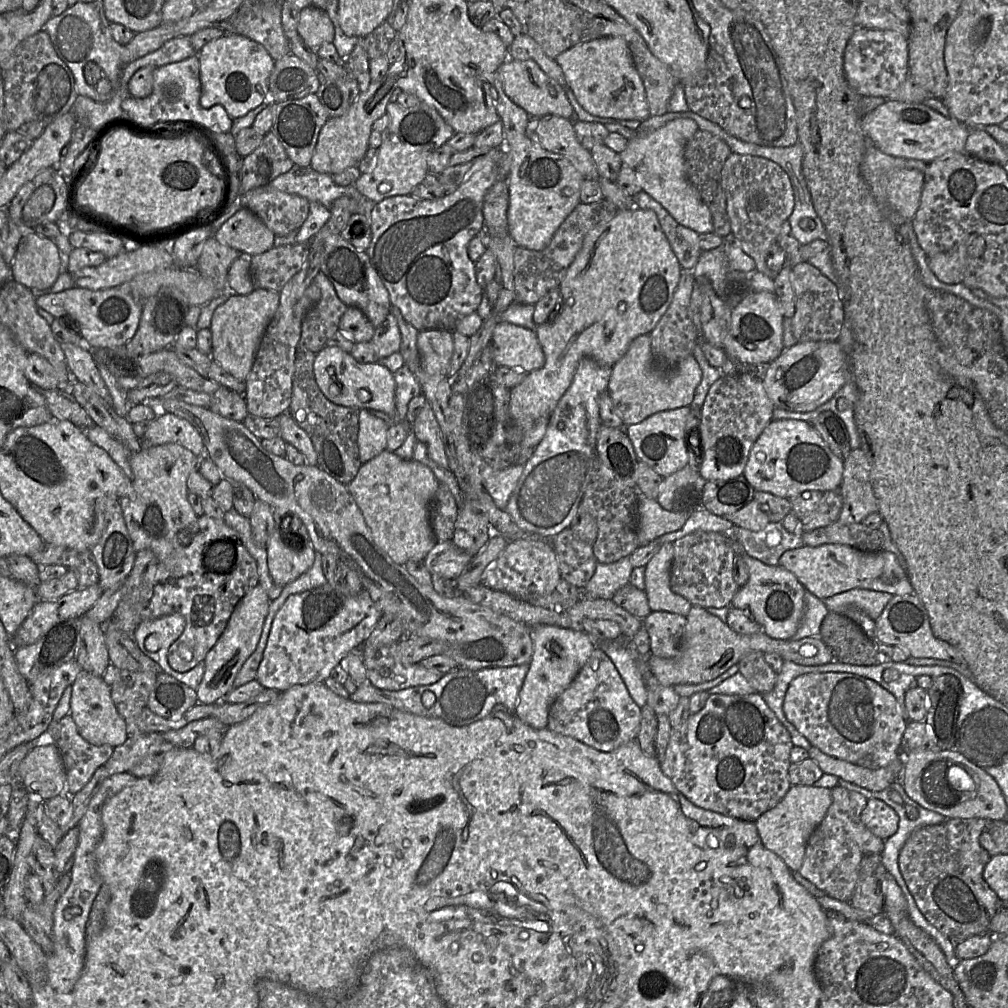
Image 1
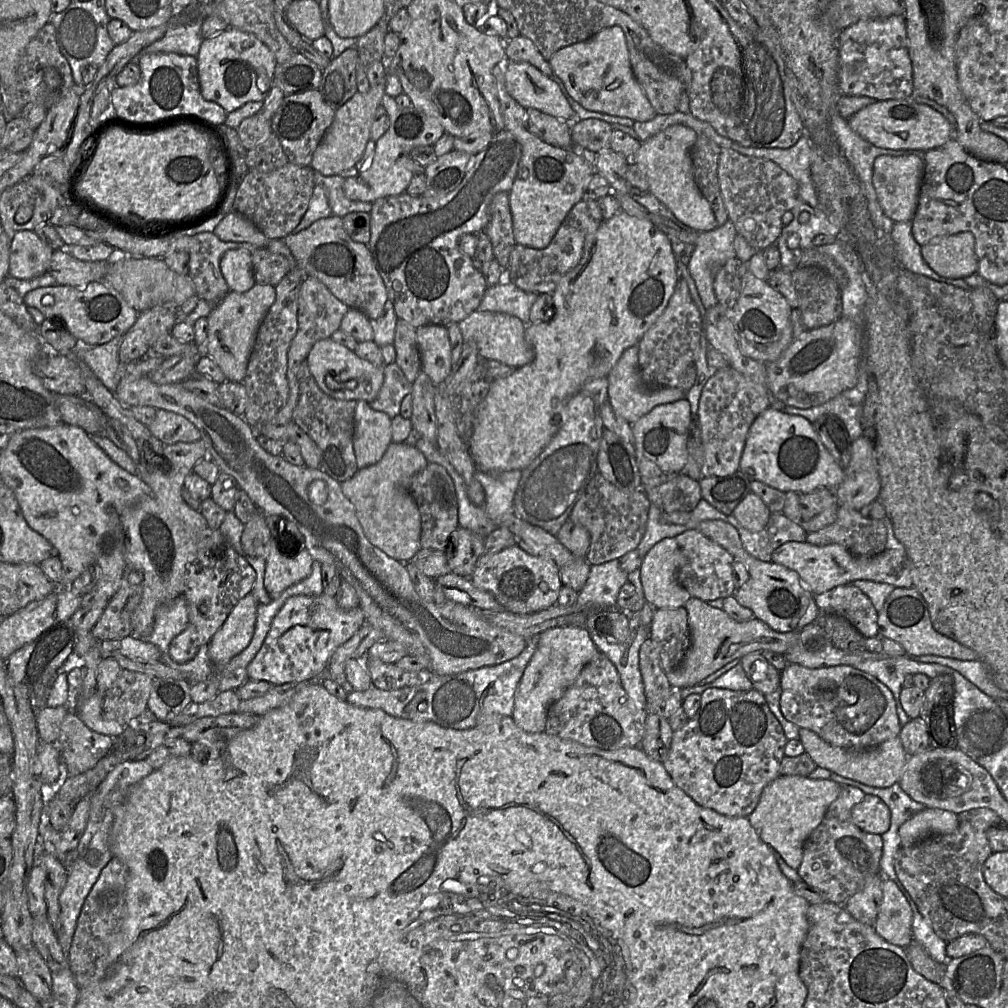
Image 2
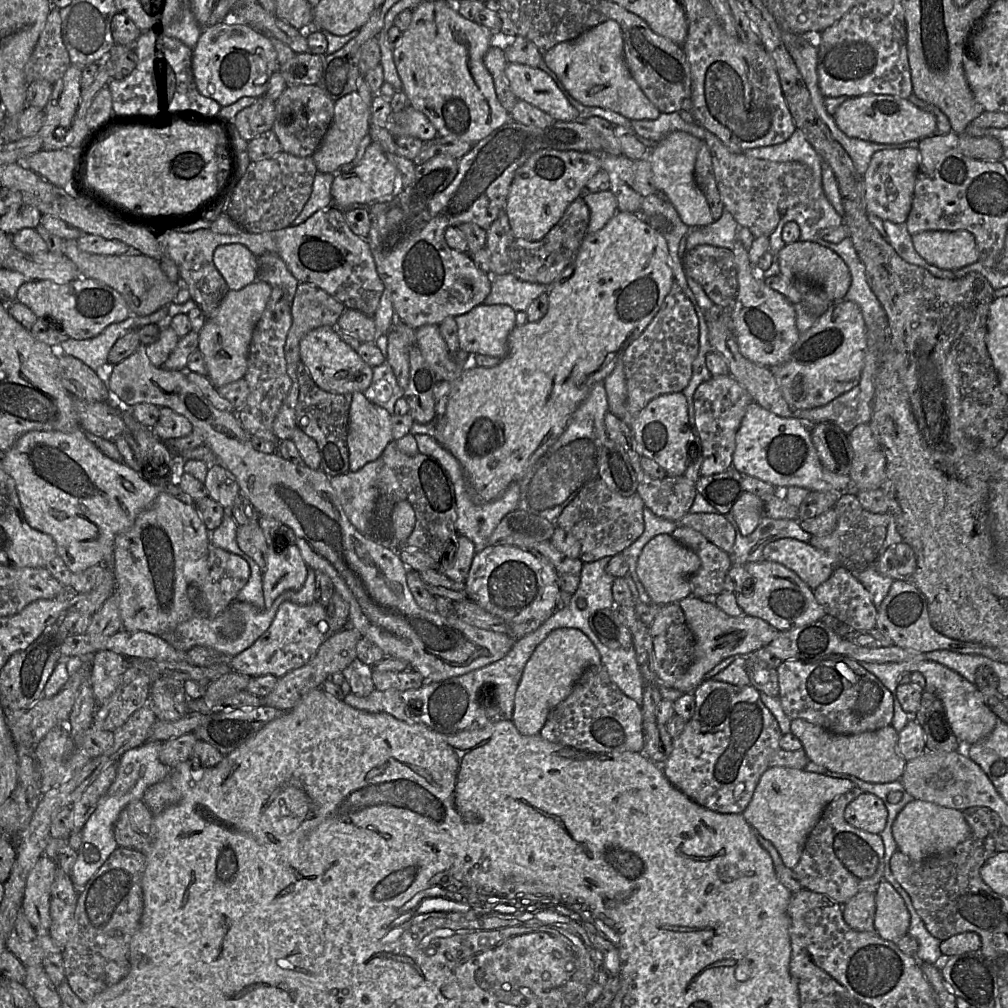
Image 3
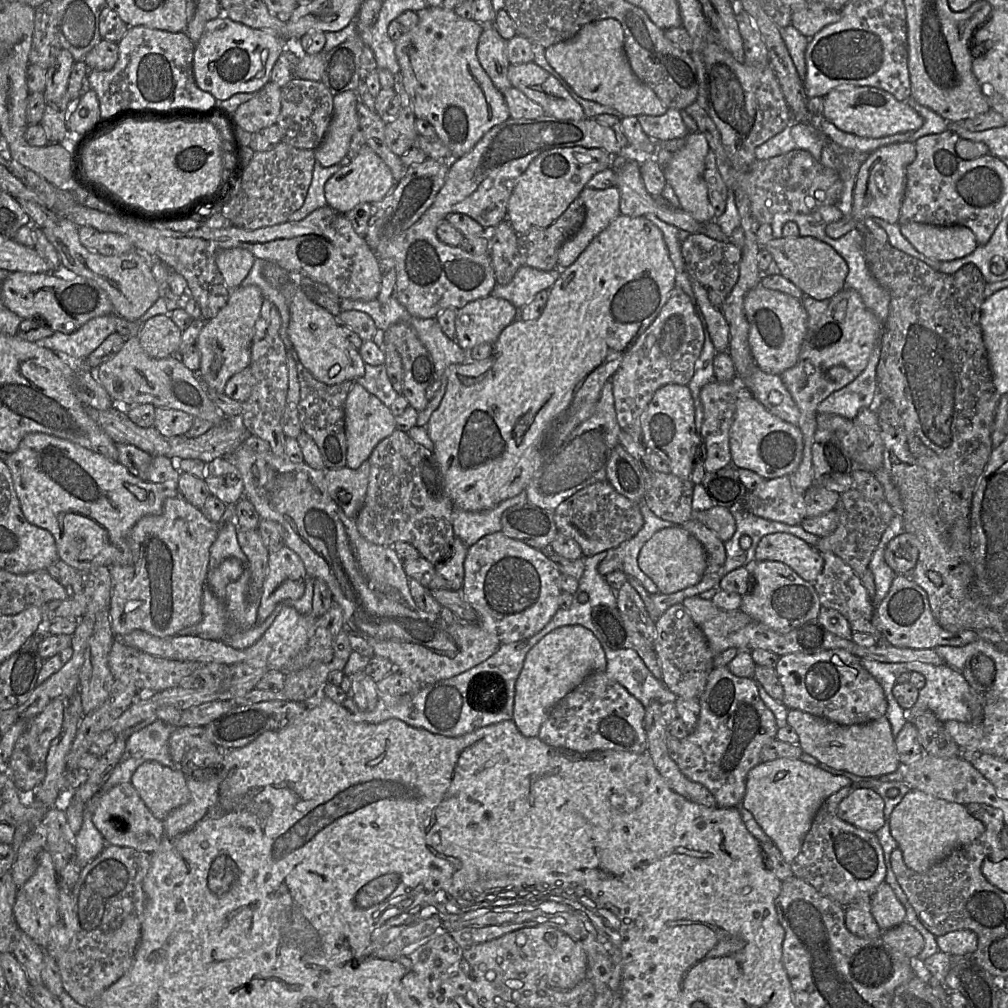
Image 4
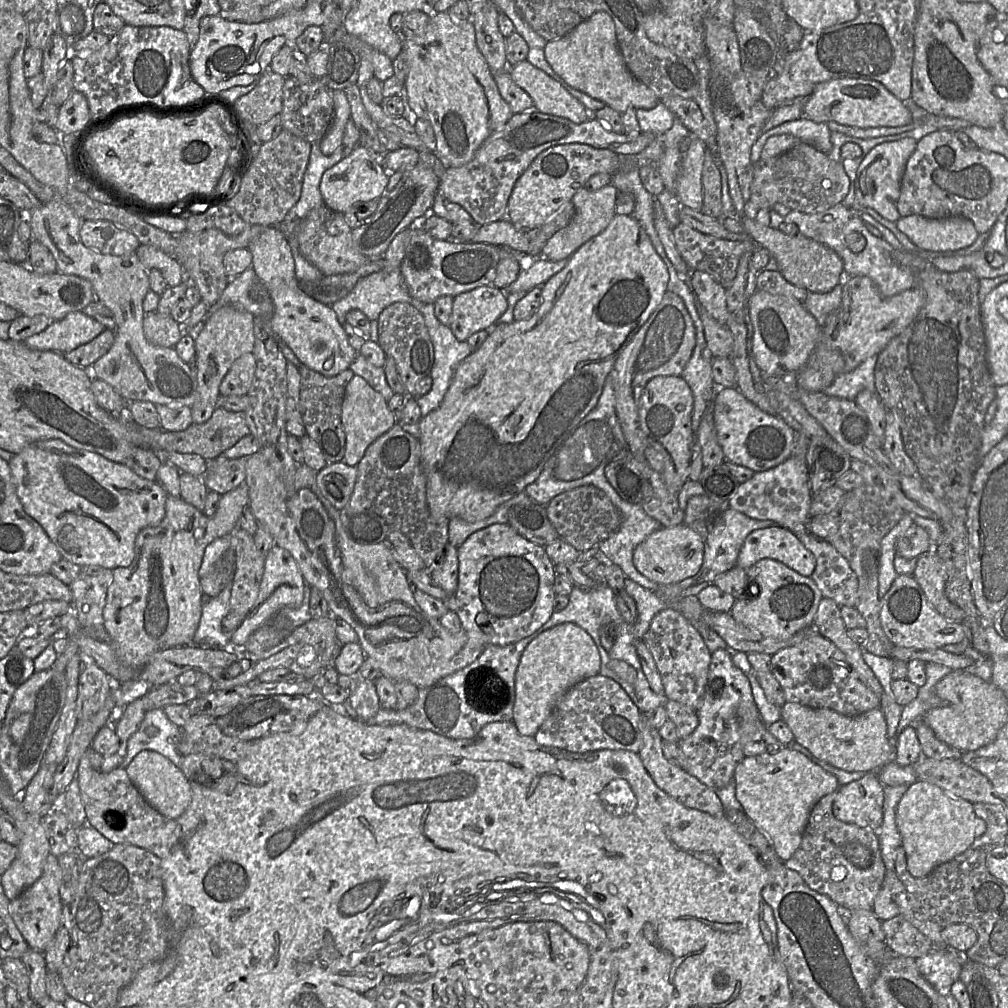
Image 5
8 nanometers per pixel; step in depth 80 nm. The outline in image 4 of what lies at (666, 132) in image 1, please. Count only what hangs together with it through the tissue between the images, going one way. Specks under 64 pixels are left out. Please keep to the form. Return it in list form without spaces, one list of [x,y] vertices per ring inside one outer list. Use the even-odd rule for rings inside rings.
[[[689,132],[683,146],[672,153],[669,161],[662,168],[665,182],[673,188],[679,200],[679,207],[700,223],[707,223],[715,218],[703,179],[704,161],[708,151],[709,145],[704,135],[700,132]]]

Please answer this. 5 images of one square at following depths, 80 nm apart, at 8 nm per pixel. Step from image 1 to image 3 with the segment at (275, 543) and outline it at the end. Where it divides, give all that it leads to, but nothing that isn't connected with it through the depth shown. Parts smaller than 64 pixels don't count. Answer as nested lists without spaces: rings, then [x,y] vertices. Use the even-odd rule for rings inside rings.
[[[296,545],[283,552],[268,548],[266,568],[262,575],[264,607],[269,609],[284,592],[299,590],[306,581],[308,566]]]

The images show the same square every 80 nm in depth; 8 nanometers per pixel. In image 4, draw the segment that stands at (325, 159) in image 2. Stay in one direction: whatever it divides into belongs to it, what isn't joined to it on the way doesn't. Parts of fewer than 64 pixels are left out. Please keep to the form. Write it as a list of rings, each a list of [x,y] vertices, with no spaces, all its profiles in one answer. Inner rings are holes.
[[[357,90],[334,96],[331,123],[322,142],[315,149],[315,160],[323,167],[340,163],[347,154],[352,135],[359,129],[357,102]]]

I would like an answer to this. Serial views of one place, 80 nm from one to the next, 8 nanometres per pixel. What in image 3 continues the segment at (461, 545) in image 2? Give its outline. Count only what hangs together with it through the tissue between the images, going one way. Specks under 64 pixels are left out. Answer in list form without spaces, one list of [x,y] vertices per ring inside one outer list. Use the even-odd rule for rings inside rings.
[[[458,534],[456,545],[451,544],[447,556],[439,562],[438,570],[455,582],[465,583],[476,552],[474,543]]]

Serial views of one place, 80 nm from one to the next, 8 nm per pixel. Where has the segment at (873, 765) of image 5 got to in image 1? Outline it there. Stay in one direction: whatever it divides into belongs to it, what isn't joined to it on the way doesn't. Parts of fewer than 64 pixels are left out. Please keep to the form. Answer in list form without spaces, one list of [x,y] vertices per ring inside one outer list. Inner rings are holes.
[[[811,746],[809,758],[814,760],[825,774],[831,774],[870,791],[882,791],[901,779],[904,758],[900,754],[892,765],[879,769],[865,768],[832,756]]]

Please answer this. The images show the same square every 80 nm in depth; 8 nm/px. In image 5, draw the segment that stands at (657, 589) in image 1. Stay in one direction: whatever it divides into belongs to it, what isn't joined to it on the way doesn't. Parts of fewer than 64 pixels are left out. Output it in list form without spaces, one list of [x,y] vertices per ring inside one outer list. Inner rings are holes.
[[[686,523],[662,527],[651,533],[636,546],[633,563],[636,569],[658,585],[670,585],[694,576],[700,569],[704,556],[705,540]]]

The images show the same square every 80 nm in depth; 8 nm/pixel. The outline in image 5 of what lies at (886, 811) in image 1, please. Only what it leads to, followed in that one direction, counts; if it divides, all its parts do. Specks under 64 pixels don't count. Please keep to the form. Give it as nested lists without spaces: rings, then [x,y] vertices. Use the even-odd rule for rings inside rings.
[[[873,771],[865,773],[859,780],[840,786],[832,804],[832,812],[842,822],[877,831],[883,823],[883,806],[884,785],[879,780],[878,771]]]

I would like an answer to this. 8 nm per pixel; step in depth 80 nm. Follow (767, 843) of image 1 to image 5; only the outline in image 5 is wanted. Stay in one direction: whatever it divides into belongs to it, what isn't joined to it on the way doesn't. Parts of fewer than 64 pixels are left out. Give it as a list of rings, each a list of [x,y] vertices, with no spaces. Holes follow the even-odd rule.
[[[791,746],[775,754],[745,756],[734,772],[735,794],[745,814],[773,843],[775,852],[787,861],[801,844],[814,805],[840,787],[833,774]]]

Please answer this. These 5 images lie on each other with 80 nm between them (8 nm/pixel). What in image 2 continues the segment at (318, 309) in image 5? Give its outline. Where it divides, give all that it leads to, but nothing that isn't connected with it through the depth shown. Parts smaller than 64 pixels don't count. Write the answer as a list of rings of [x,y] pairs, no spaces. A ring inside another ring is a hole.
[[[331,337],[316,342],[307,355],[306,362],[318,387],[325,394],[339,400],[364,400],[370,403],[378,395],[384,381],[382,366],[359,358],[354,351]]]

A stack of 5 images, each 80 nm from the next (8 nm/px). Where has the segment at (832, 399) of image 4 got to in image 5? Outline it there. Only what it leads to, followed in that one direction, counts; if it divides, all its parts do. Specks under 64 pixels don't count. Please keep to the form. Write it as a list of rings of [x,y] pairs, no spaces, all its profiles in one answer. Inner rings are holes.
[[[872,355],[854,370],[836,376],[832,384],[824,390],[827,395],[855,400],[857,394],[864,390],[875,389],[875,365],[877,355]]]

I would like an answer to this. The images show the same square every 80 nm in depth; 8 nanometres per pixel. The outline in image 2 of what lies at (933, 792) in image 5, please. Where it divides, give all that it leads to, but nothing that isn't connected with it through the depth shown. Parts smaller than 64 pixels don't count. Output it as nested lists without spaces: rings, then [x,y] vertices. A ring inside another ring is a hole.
[[[924,808],[904,822],[898,830],[901,847],[910,847],[934,835],[946,835],[958,828],[958,815],[937,808]]]

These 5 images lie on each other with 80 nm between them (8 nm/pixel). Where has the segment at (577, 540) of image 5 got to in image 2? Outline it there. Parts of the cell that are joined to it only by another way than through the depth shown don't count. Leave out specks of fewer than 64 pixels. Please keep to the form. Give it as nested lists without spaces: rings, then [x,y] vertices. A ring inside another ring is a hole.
[[[597,472],[568,518],[585,527],[590,534],[590,546],[585,555],[587,562],[599,565],[635,550],[645,532],[649,508],[650,501],[643,489],[621,490]]]

